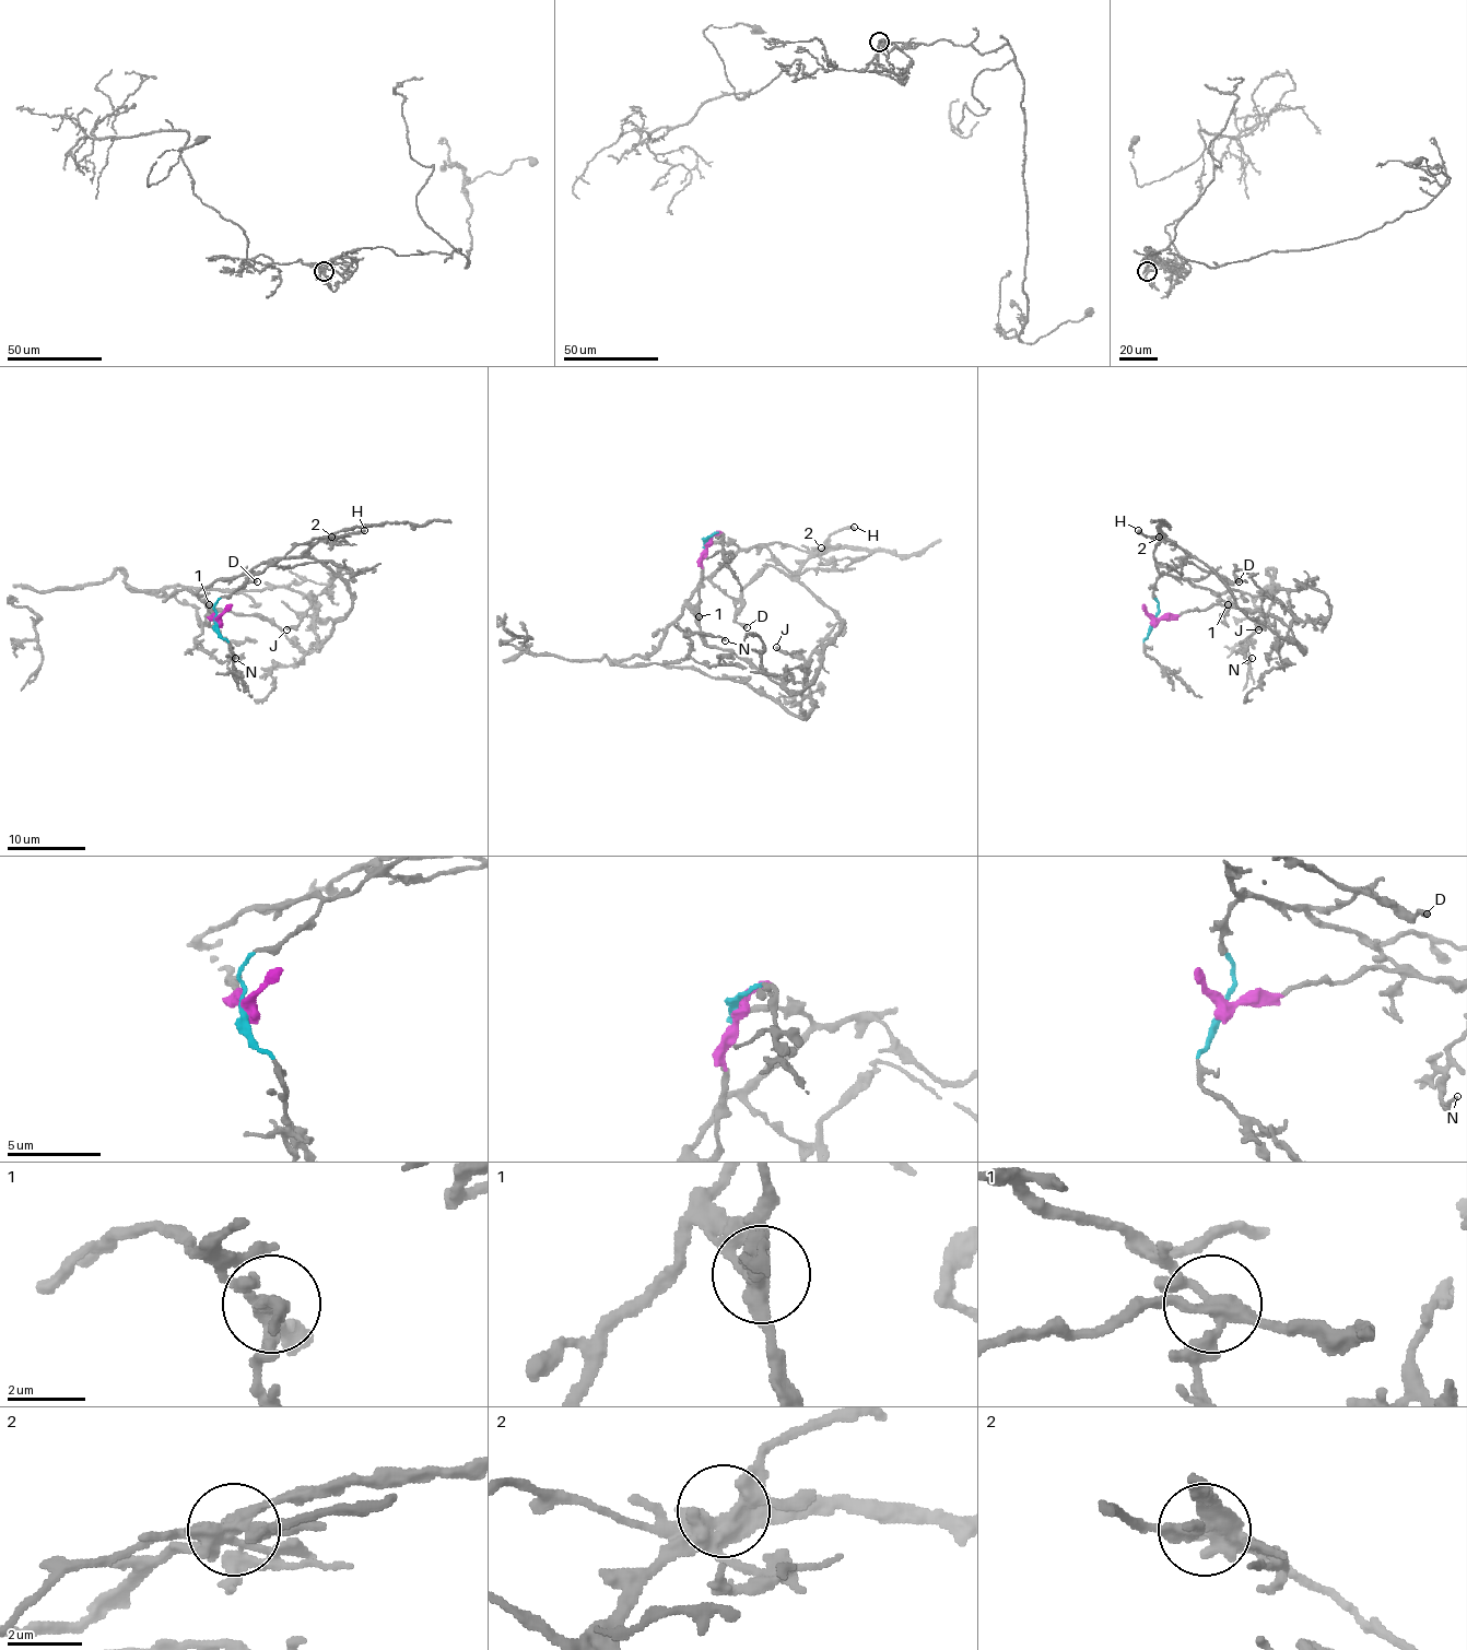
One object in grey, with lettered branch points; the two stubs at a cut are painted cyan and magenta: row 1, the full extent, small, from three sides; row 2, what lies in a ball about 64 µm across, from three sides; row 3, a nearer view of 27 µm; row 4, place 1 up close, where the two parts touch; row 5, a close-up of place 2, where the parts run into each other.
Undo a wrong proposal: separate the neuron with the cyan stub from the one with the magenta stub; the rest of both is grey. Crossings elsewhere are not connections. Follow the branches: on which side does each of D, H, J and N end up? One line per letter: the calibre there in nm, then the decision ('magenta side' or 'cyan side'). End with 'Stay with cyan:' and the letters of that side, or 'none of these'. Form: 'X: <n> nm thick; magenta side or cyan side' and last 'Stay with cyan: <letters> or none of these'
D: 320 nm thick; magenta side
H: 280 nm thick; cyan side
J: 240 nm thick; cyan side
N: 180 nm thick; cyan side
Stay with cyan: H, J, N

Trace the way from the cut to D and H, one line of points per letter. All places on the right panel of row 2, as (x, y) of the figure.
D: (1153, 622), (1216, 604), (1247, 608), (1272, 614), (1303, 651), (1258, 624), (1196, 557), (1176, 557), (1239, 581)
H: (1153, 622), (1157, 604), (1153, 582), (1159, 575), (1153, 550), (1161, 538), (1146, 537), (1138, 530)

